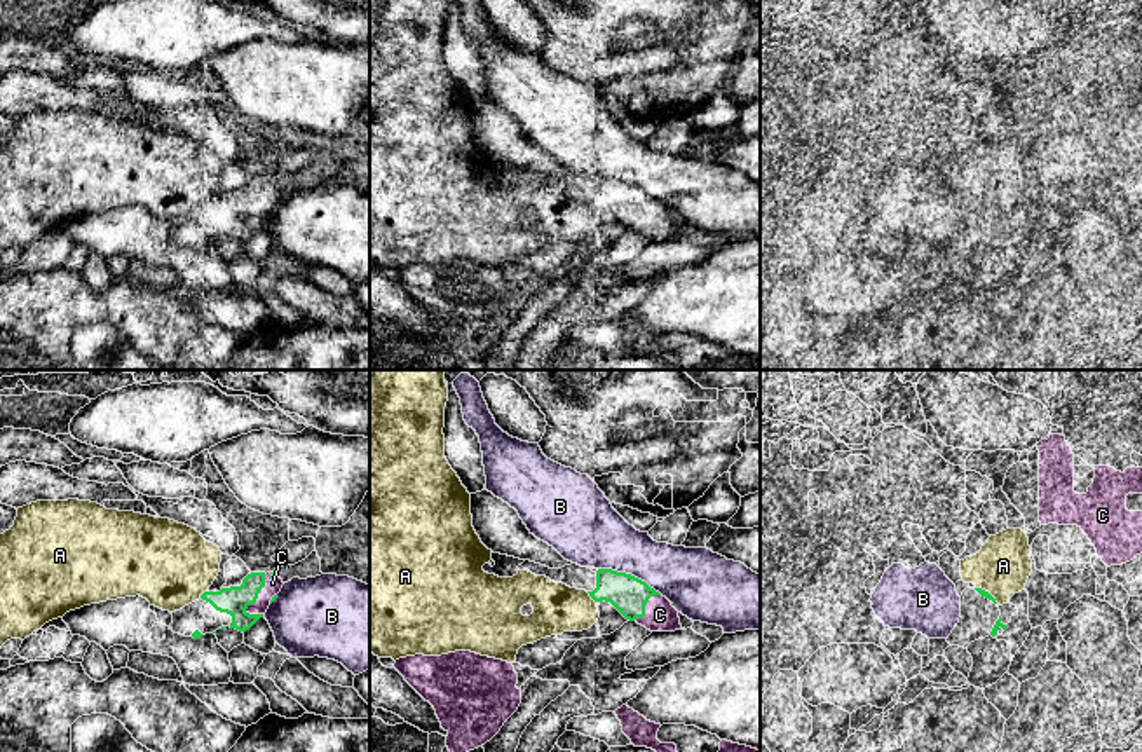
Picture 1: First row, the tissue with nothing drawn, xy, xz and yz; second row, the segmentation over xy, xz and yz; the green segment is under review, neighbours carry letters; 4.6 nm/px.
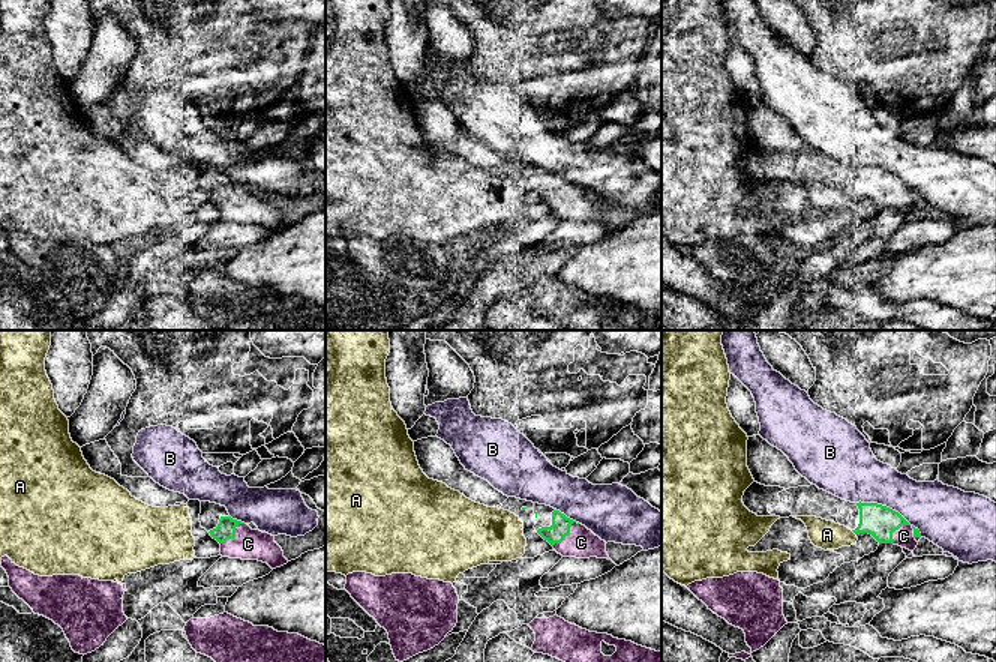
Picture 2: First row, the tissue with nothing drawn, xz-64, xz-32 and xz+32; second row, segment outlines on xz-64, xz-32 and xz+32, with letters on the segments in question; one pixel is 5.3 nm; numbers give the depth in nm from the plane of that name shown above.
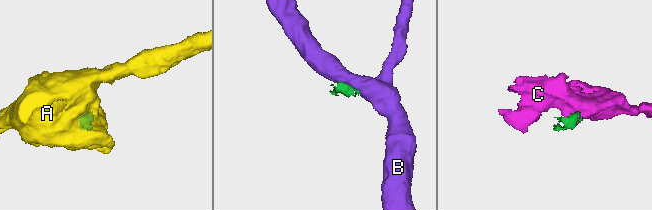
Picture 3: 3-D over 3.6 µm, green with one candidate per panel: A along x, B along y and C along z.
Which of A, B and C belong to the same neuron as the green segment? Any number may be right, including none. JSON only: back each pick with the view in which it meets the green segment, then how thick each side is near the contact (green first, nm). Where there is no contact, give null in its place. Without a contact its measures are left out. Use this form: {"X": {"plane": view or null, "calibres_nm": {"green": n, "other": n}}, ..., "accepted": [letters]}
{"C": {"plane": "xy", "calibres_nm": {"green": 140, "other": 80}}, "accepted": ["C"]}

